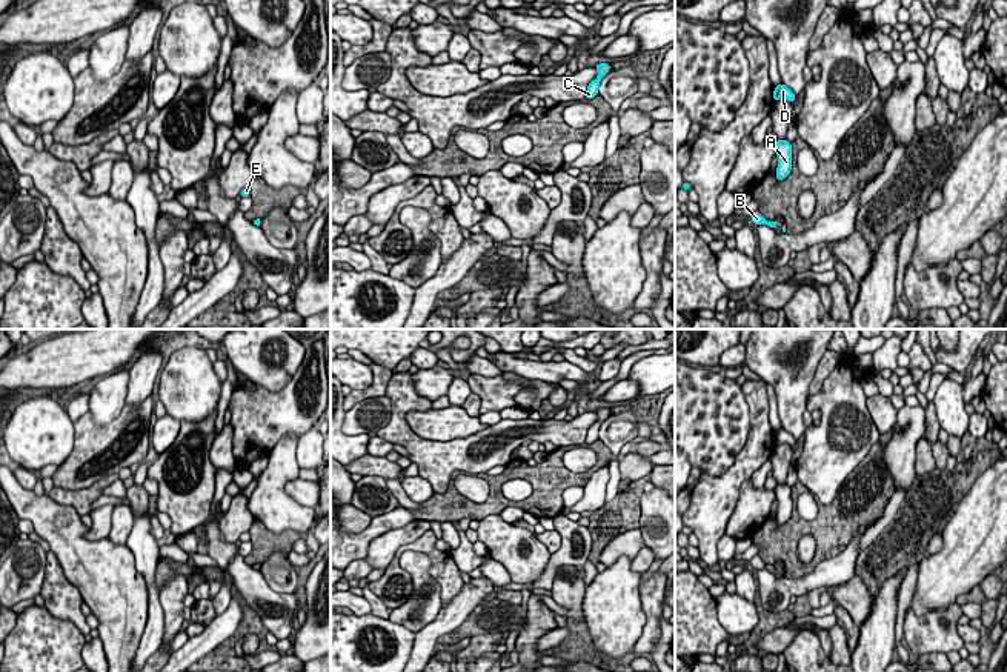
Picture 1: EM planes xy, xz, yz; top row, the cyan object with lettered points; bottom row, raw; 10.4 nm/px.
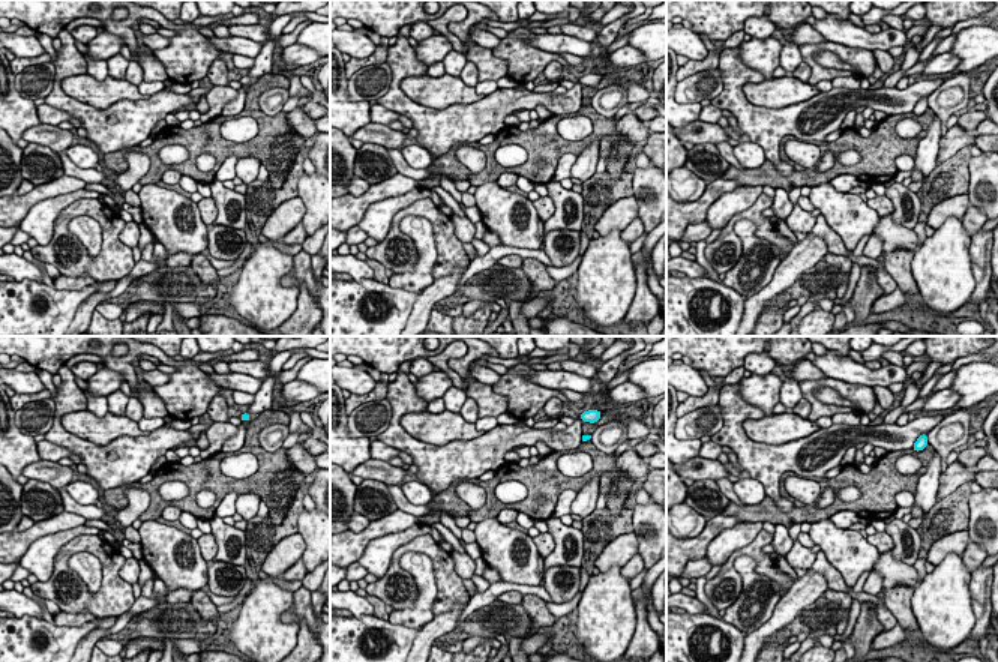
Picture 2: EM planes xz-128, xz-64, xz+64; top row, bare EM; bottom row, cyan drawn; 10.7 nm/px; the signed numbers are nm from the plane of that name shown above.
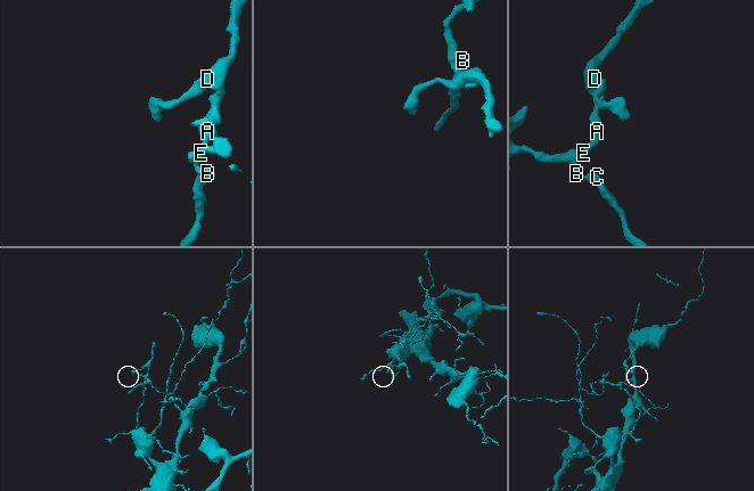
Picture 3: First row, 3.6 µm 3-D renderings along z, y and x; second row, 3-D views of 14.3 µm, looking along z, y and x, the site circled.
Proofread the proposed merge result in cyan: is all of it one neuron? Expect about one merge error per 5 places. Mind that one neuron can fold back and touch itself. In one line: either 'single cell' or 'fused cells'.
single cell

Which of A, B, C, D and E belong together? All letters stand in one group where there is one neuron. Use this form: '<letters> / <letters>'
A B C D E

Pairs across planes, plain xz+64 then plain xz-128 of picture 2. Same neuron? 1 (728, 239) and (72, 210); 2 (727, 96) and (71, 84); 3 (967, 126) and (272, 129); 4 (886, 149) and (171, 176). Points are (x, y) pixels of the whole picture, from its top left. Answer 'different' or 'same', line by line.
1: same
2: different
3: different
4: different

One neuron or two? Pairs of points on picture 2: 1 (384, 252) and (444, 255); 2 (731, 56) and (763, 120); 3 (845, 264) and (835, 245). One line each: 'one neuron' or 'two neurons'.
1: one neuron
2: one neuron
3: two neurons

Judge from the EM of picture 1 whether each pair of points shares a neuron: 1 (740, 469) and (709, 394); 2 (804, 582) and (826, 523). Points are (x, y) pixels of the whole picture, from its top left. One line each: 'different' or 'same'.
1: different
2: different

